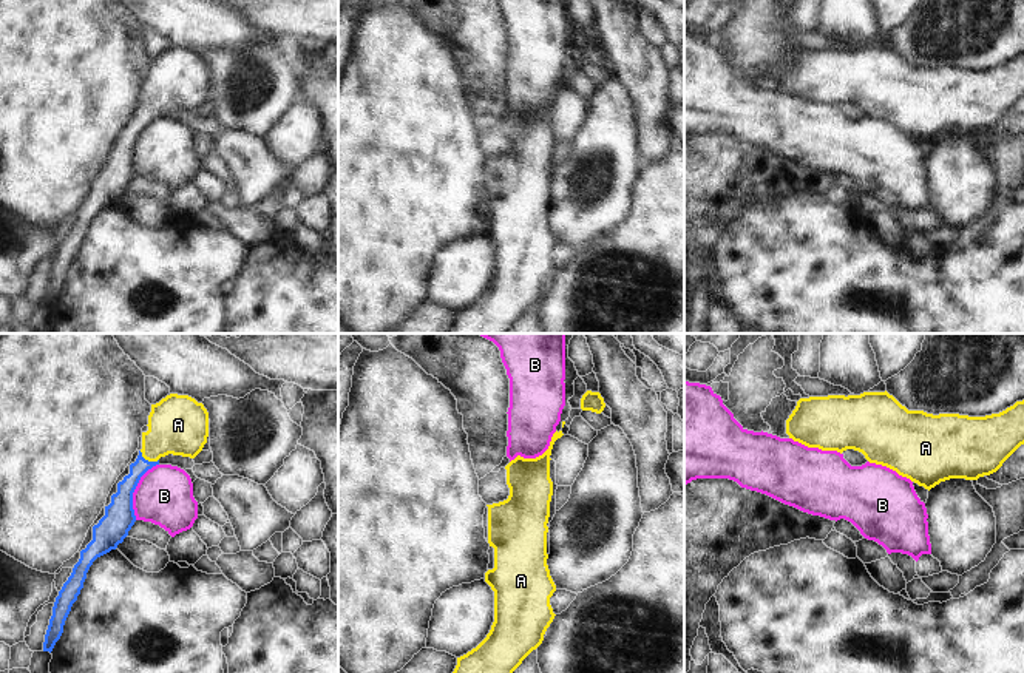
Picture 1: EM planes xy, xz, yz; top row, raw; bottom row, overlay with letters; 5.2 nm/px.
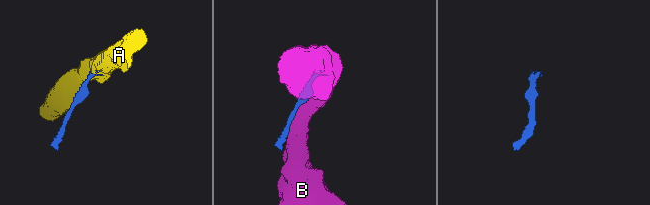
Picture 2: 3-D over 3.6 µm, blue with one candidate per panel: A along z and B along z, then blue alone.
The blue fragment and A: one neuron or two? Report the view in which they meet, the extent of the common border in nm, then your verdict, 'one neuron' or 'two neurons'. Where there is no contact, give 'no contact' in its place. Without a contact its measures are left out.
xy | 120 nm | one neuron

